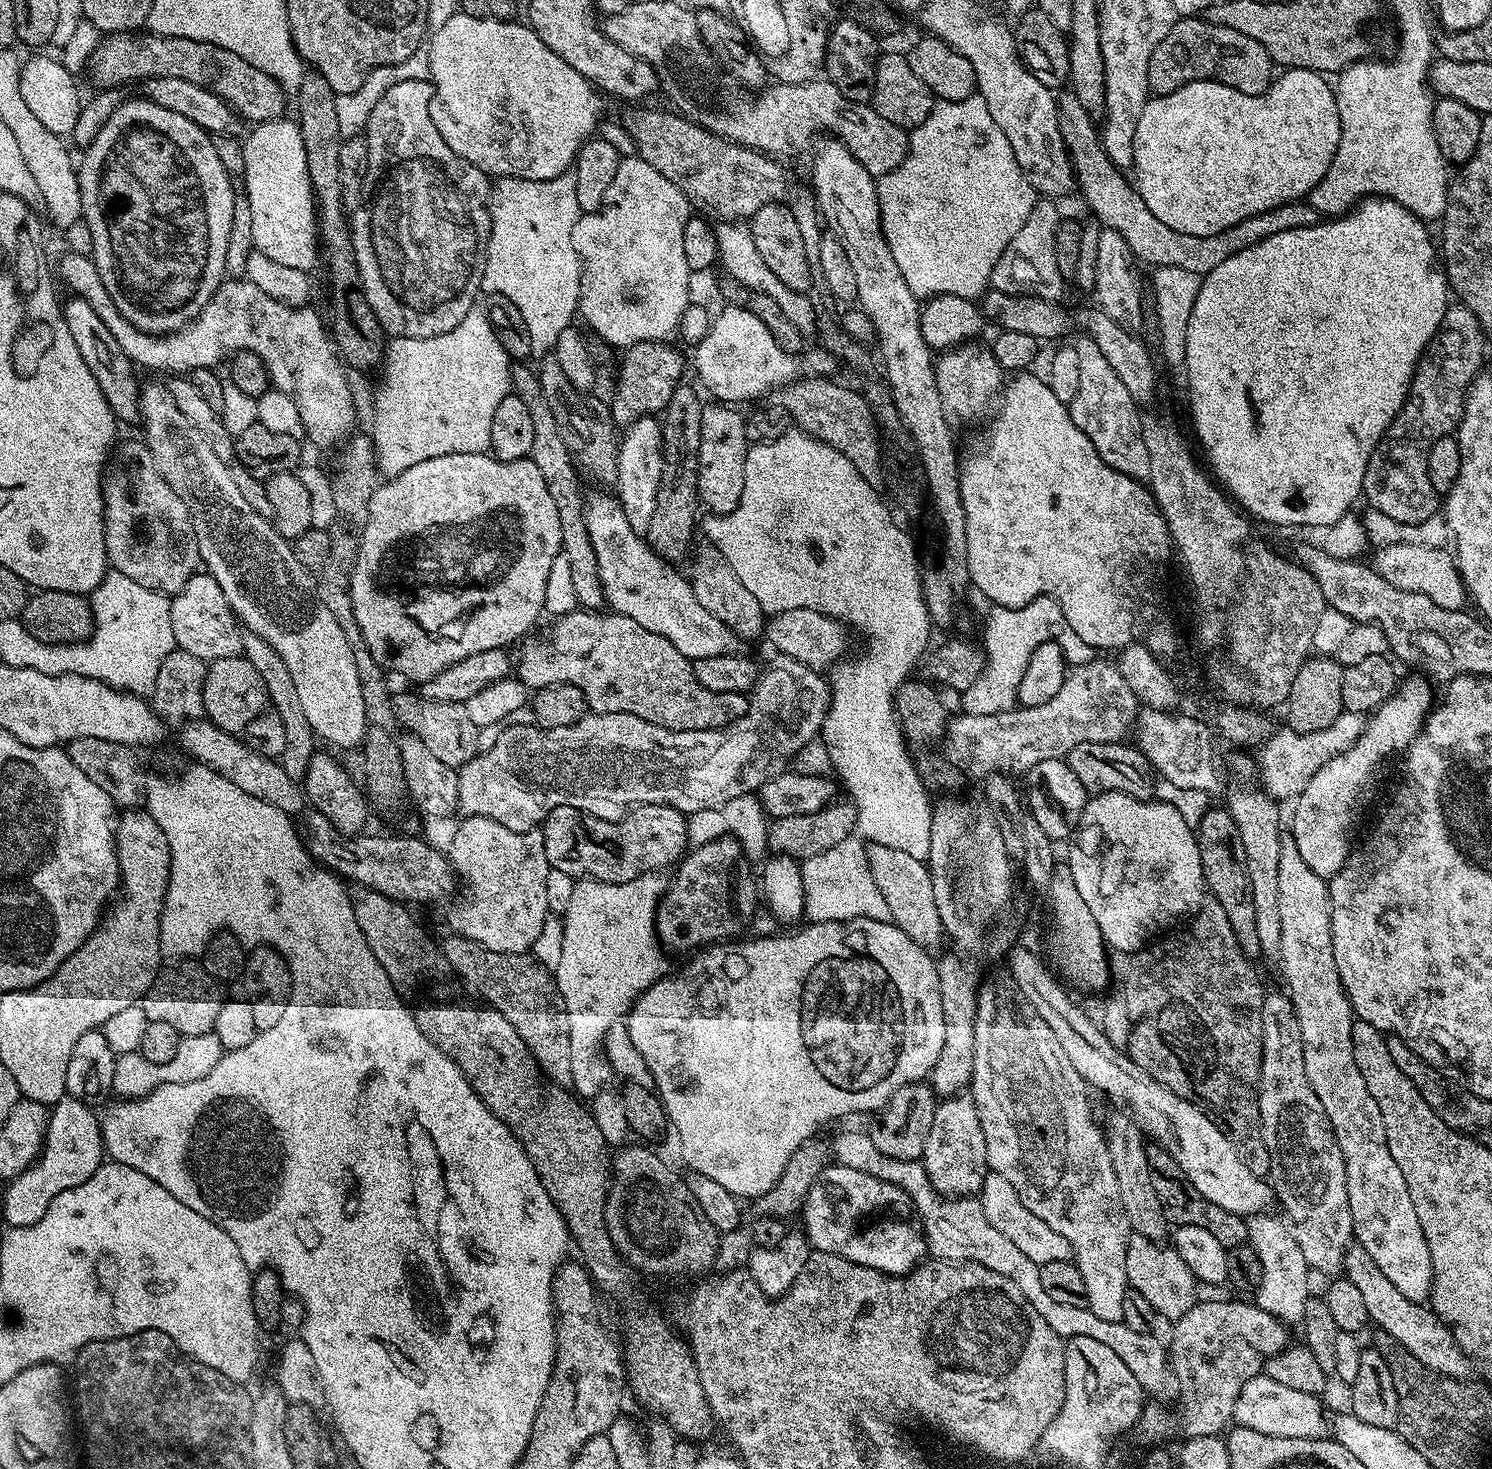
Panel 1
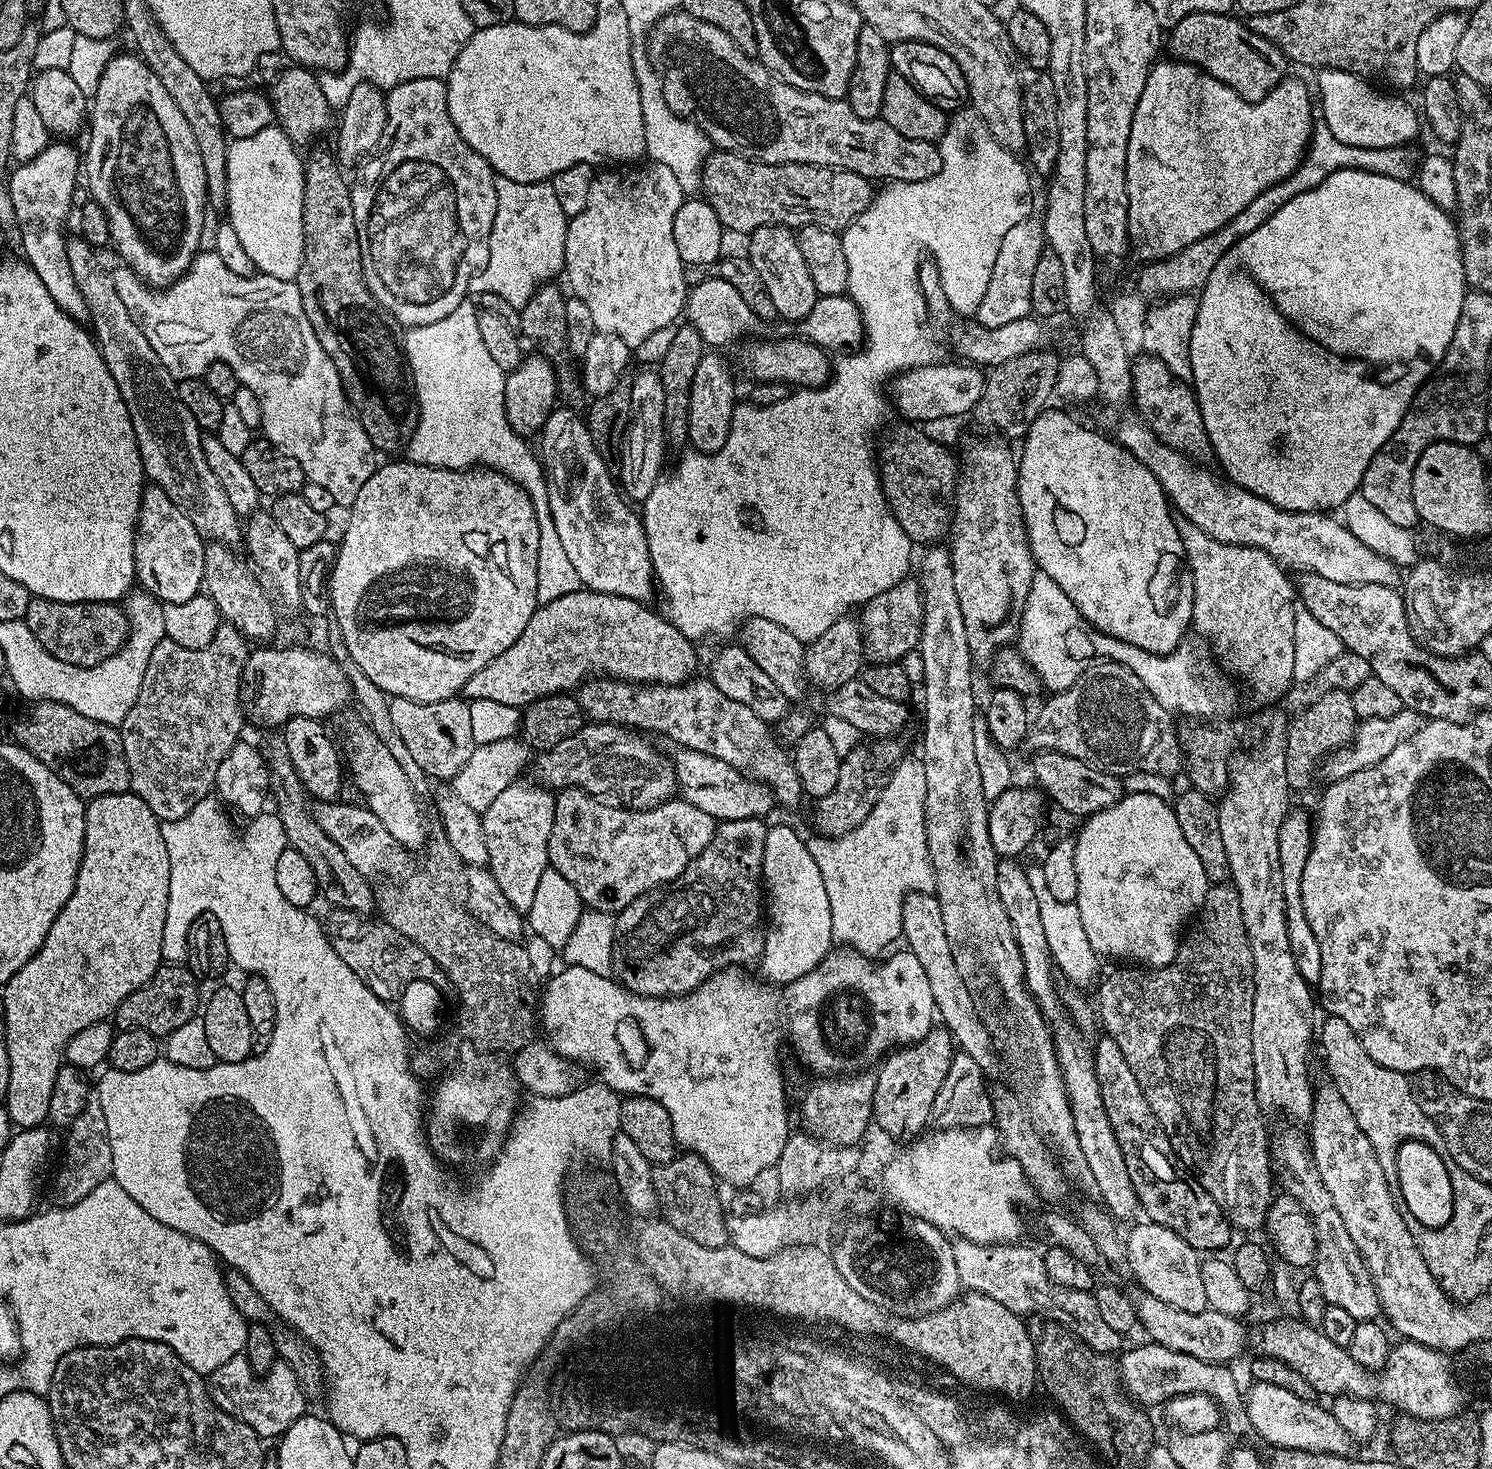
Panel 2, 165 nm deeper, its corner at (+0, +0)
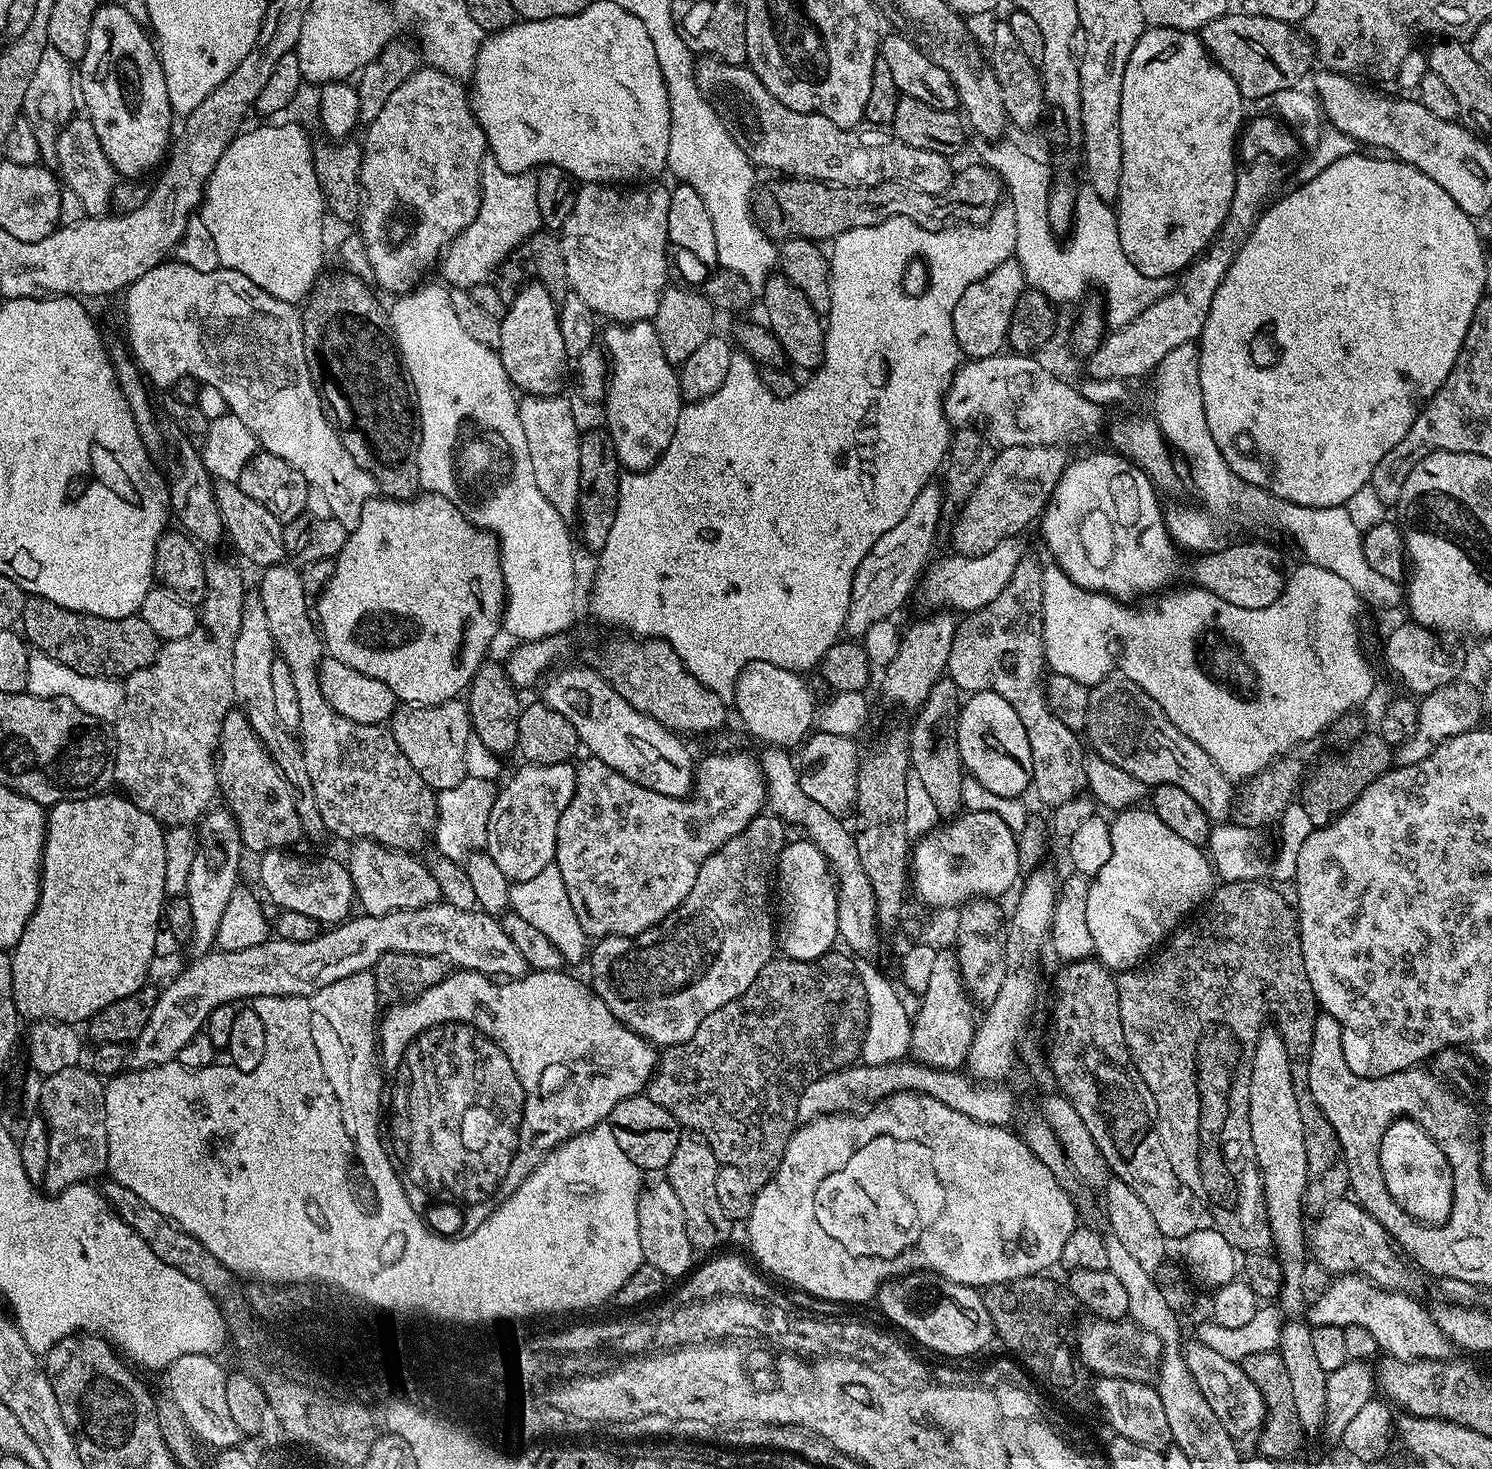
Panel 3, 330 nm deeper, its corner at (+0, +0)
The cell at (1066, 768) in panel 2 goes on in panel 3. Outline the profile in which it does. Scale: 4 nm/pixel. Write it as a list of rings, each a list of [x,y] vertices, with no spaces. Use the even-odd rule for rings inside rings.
[[[1026,554],[1018,562],[1018,566],[1014,570],[1014,578],[1010,578],[1010,582],[1006,586],[1006,590],[1002,590],[1002,594],[998,594],[998,598],[994,598],[994,602],[990,602],[986,606],[982,606],[977,612],[969,612],[957,623],[956,633],[954,634],[954,646],[950,646],[950,658],[948,659],[947,679],[953,680],[961,690],[961,693],[971,694],[973,692],[993,692],[1002,698],[1006,698],[1006,702],[1010,702],[1010,706],[1014,706],[1014,710],[1018,714],[1018,718],[1022,718],[1022,726],[1026,726],[1026,738],[1030,738],[1030,758],[1032,759],[1032,786],[1031,791],[1036,792],[1036,796],[1044,804],[1055,806],[1066,802],[1081,795],[1085,791],[1087,780],[1086,770],[1084,769],[1085,749],[1080,749],[1081,737],[1077,733],[1072,732],[1065,724],[1058,722],[1058,714],[1054,714],[1054,710],[1050,710],[1048,698],[1046,695],[1046,663],[1044,652],[1044,636],[1043,636],[1043,610],[1042,610],[1042,582],[1045,565],[1039,564],[1032,557],[1032,554]]]

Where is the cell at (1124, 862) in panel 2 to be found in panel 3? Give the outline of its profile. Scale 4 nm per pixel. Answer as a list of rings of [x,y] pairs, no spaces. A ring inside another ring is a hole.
[[[1133,806],[1131,808],[1125,808],[1117,816],[1120,817],[1118,817],[1117,820],[1113,819],[1111,821],[1110,858],[1106,861],[1106,866],[1102,866],[1102,870],[1098,870],[1098,874],[1091,877],[1088,886],[1088,897],[1086,898],[1086,926],[1090,930],[1090,938],[1094,938],[1095,959],[1099,960],[1105,968],[1111,970],[1113,973],[1119,974],[1125,972],[1127,968],[1137,967],[1149,953],[1159,949],[1161,945],[1165,943],[1169,933],[1181,927],[1182,921],[1180,921],[1180,919],[1188,915],[1188,917],[1191,917],[1193,913],[1207,901],[1208,897],[1211,896],[1214,891],[1214,883],[1212,884],[1212,880],[1214,881],[1214,869],[1207,855],[1202,851],[1201,845],[1186,842],[1179,834],[1174,834],[1174,830],[1170,830],[1170,826],[1166,826],[1166,822],[1162,822],[1162,818],[1158,818],[1158,814],[1149,810],[1147,807]]]

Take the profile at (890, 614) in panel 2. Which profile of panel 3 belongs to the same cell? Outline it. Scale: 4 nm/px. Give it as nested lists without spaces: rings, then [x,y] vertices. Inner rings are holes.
[[[1011,536],[1006,538],[1006,542],[998,542],[998,546],[990,550],[990,554],[981,556],[948,554],[945,560],[937,559],[927,569],[918,588],[919,595],[924,595],[925,602],[933,604],[931,607],[936,610],[955,610],[960,614],[977,612],[982,606],[994,602],[994,598],[998,598],[1002,590],[1006,590],[1010,578],[1014,578],[1018,562],[1026,555],[1022,541],[1020,536]]]

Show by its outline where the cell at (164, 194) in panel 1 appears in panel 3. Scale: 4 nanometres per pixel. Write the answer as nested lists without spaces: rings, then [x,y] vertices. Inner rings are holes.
[[[101,3],[92,19],[86,54],[78,61],[78,79],[85,95],[86,115],[115,172],[124,178],[140,178],[165,159],[174,113],[160,54],[145,25],[120,6]]]

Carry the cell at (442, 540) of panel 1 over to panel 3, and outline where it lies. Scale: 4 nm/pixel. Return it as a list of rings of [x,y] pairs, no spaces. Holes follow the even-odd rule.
[[[421,491],[408,500],[373,498],[366,502],[366,506],[362,506],[362,518],[358,526],[349,531],[347,542],[334,559],[336,565],[333,576],[314,604],[318,628],[322,633],[327,655],[338,662],[346,662],[346,666],[358,670],[358,674],[378,678],[378,682],[386,682],[386,686],[394,690],[397,701],[405,705],[429,708],[447,700],[457,699],[469,687],[475,672],[485,662],[492,639],[502,632],[506,593],[500,565],[500,545],[495,535],[491,531],[477,528],[460,509],[454,506],[454,502],[448,500],[447,496]]]

